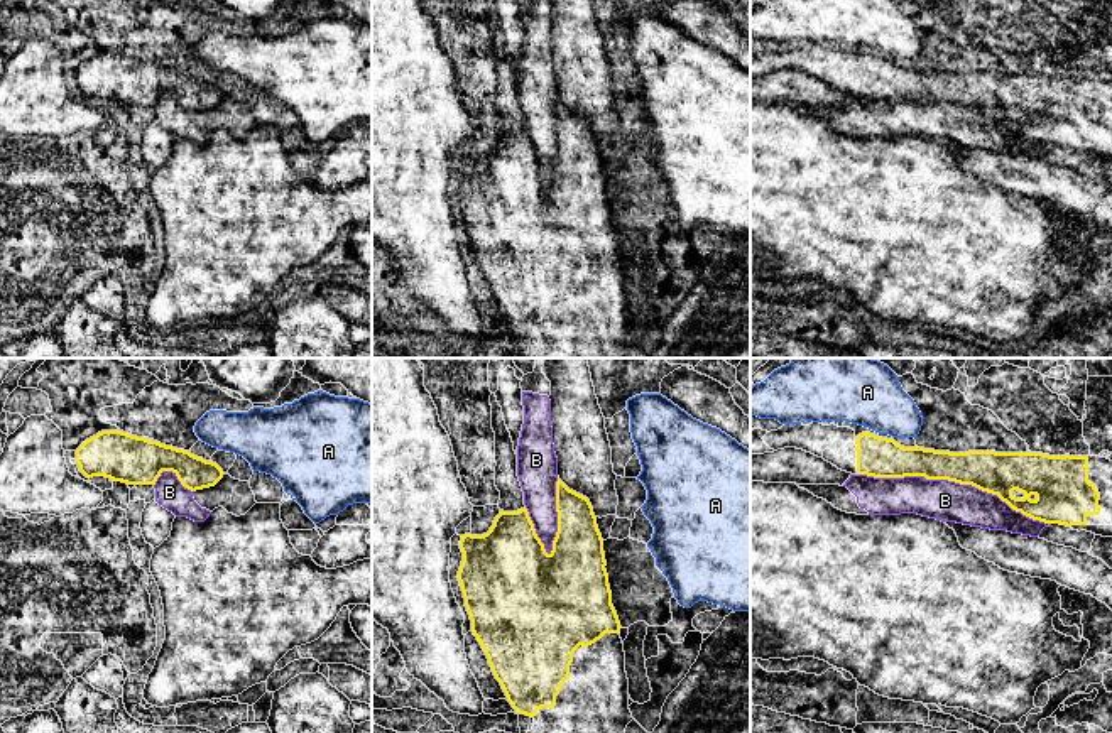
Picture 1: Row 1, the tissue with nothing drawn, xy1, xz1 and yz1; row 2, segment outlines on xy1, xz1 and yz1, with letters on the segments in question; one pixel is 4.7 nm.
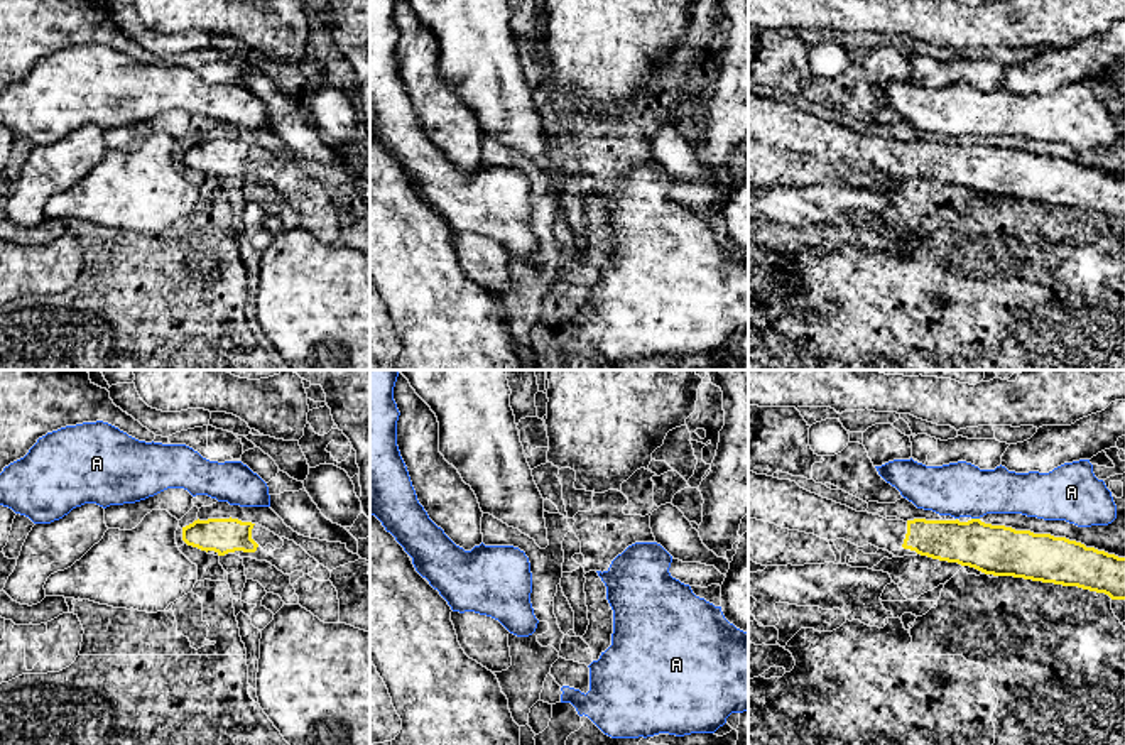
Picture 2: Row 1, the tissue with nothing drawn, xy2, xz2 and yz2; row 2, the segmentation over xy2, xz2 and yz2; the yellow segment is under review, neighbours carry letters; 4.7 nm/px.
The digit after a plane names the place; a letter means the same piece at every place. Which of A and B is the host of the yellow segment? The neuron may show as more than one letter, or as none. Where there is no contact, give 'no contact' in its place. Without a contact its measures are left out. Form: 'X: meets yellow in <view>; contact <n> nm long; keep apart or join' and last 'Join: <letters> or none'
A: meets yellow in yz2; contact 40 nm long; keep apart
B: meets yellow in yz1; contact 950 nm long; keep apart
Join: none

